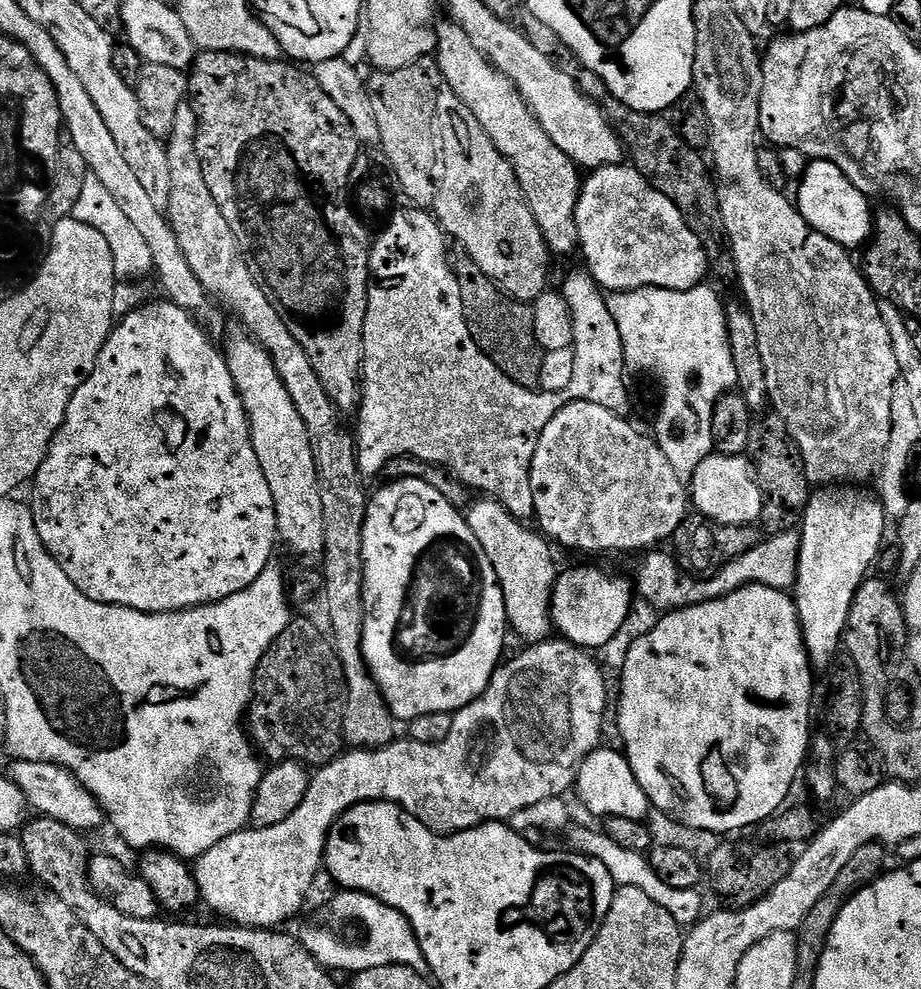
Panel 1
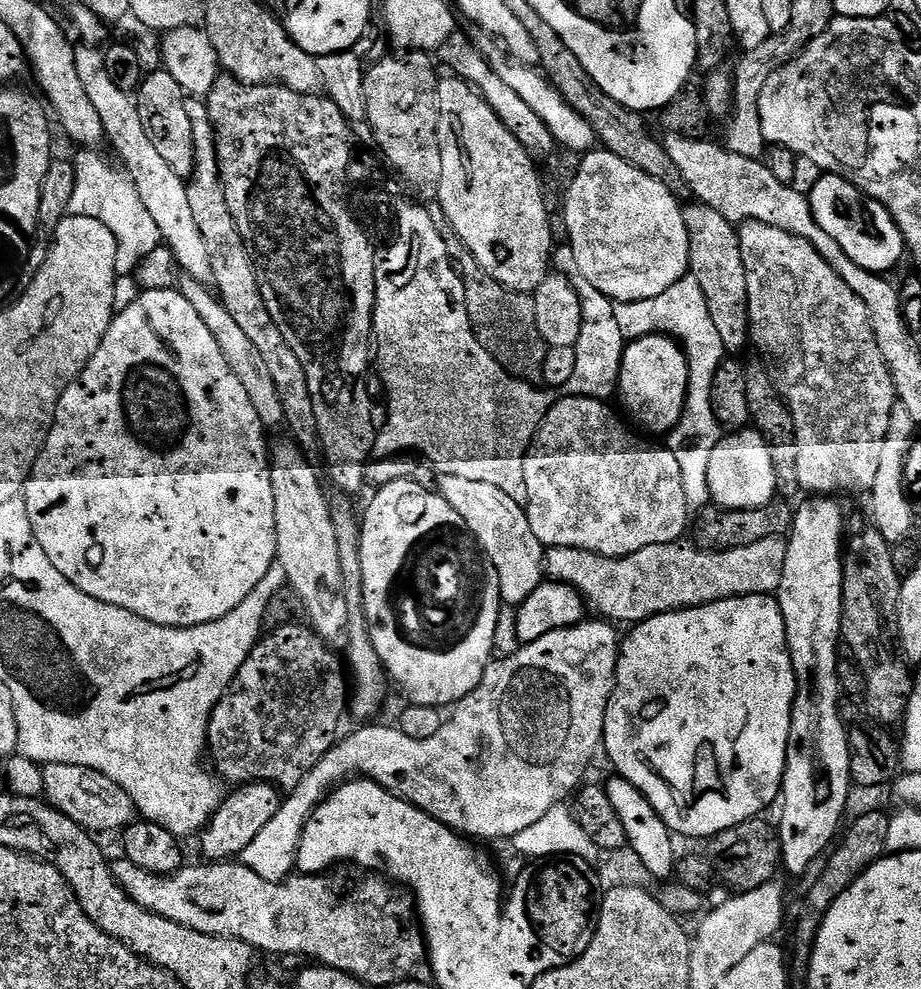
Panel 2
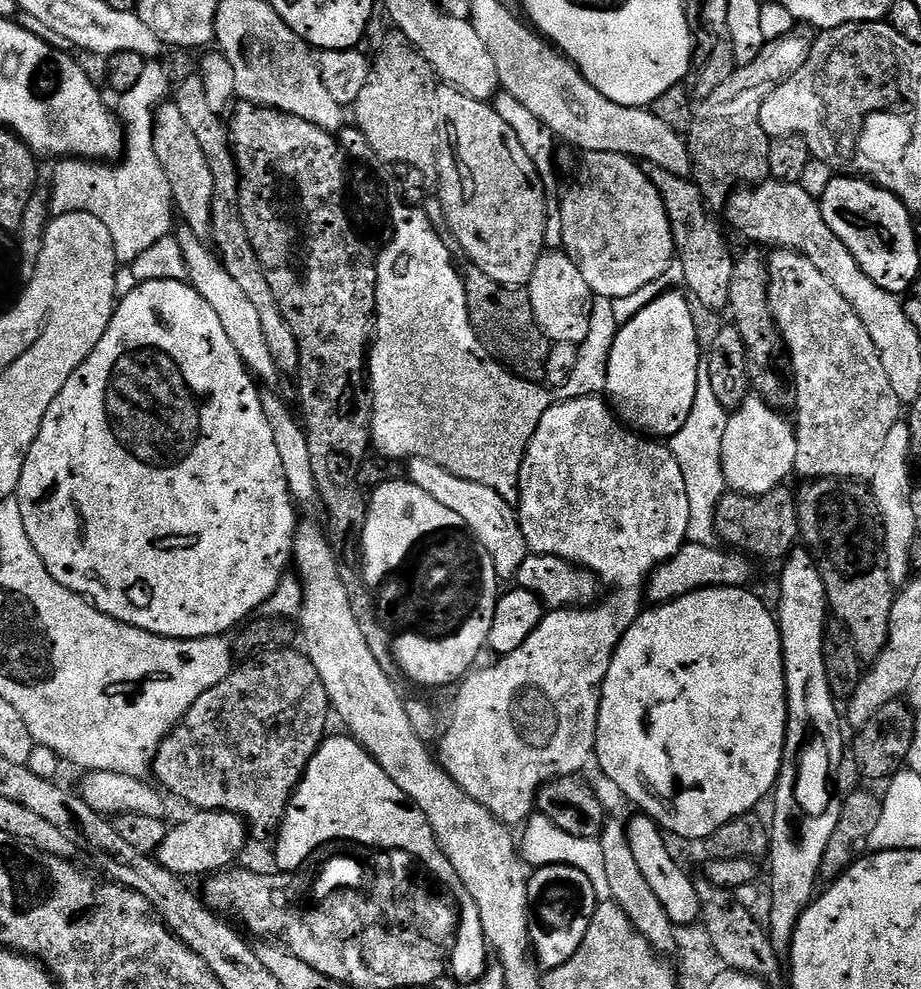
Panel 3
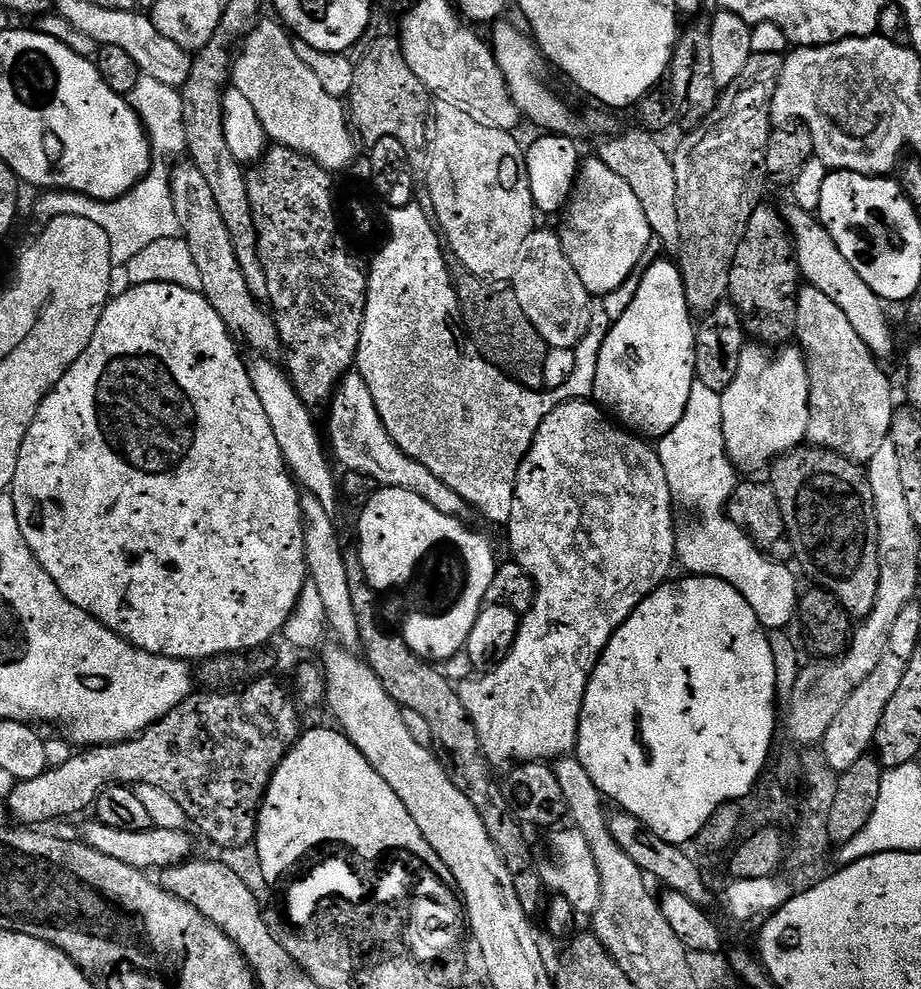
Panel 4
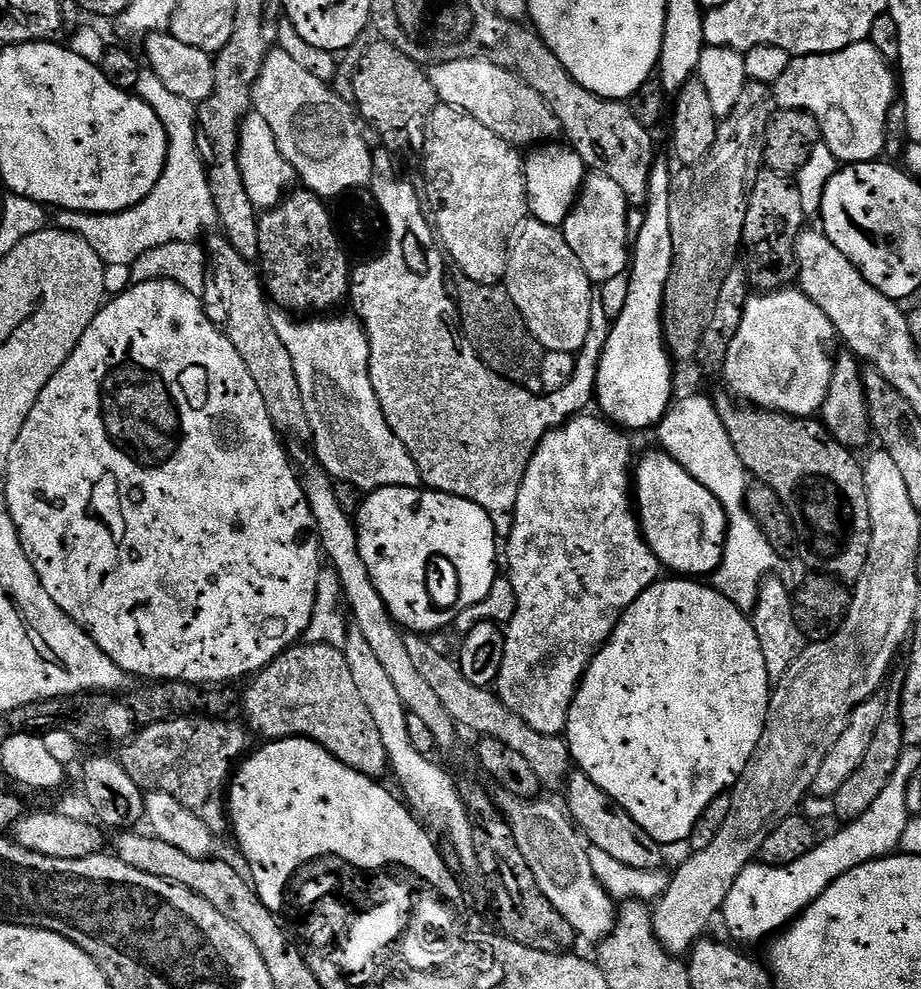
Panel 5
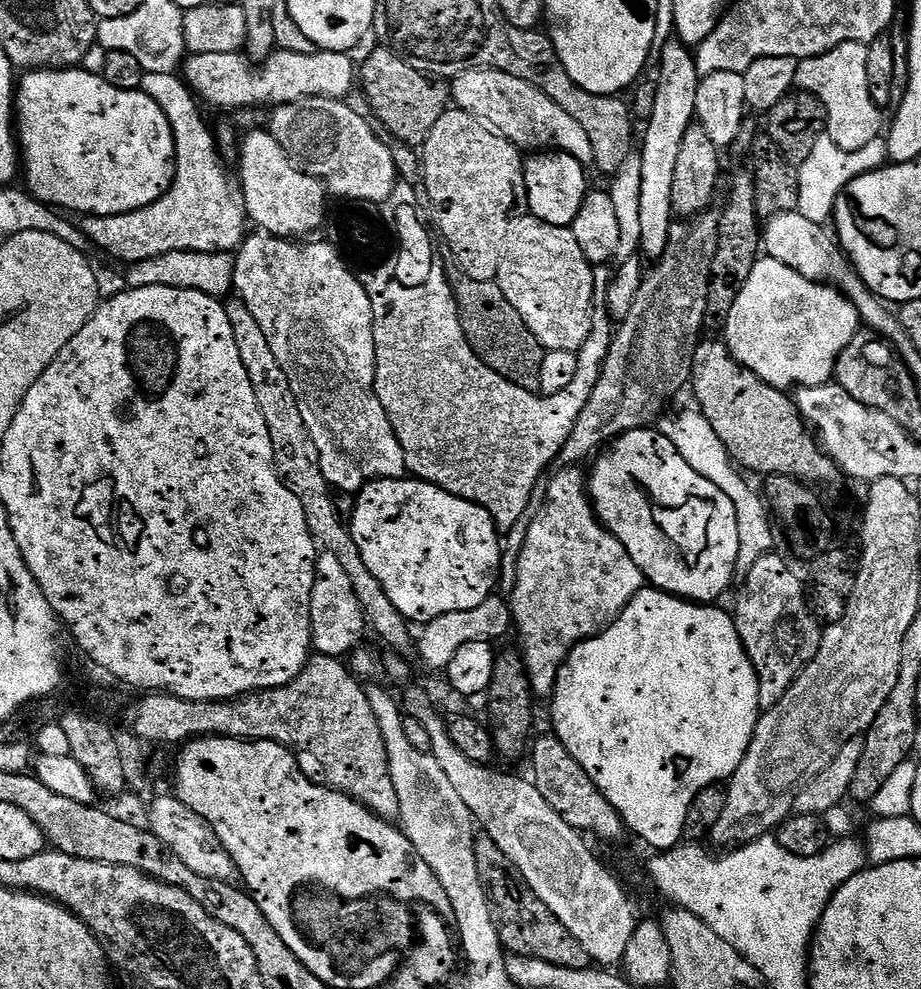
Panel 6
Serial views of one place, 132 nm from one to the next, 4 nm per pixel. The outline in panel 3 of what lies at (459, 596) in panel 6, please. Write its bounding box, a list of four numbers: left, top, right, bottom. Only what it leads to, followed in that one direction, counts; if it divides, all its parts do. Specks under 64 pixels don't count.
[362,478,498,688]

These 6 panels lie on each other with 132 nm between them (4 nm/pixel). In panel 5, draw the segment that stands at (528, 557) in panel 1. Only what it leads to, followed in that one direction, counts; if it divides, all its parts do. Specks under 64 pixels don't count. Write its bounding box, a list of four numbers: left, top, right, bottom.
[272,310,421,493]

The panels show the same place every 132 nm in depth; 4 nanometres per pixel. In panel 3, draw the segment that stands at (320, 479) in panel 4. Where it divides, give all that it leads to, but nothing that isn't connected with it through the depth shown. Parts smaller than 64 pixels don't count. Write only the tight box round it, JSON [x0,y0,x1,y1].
[178,227,278,386]

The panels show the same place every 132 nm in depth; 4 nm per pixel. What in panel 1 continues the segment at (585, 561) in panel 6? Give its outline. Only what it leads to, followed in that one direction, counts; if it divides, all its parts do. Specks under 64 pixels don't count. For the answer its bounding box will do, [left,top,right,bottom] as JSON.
[194,401,690,930]

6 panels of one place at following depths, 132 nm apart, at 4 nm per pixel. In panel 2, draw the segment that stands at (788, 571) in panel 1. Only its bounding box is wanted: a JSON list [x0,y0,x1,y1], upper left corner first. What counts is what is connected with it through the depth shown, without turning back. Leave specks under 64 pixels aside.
[544,536,788,626]

